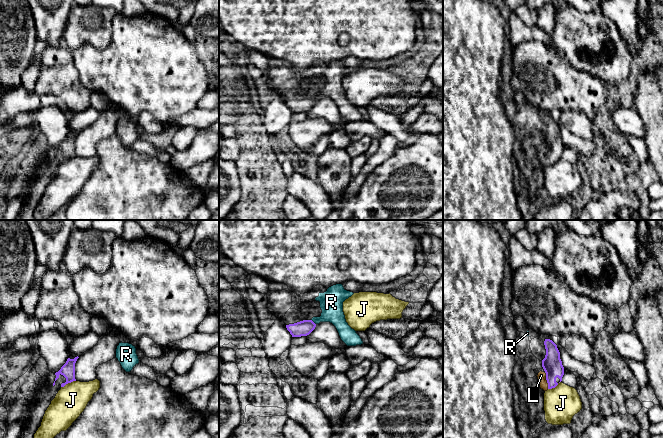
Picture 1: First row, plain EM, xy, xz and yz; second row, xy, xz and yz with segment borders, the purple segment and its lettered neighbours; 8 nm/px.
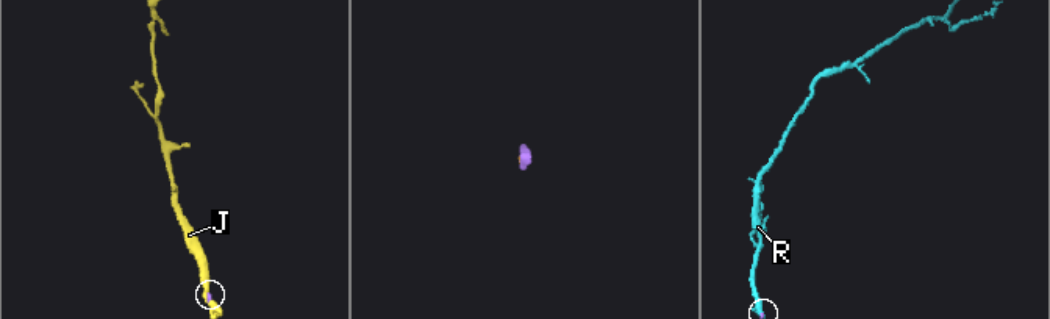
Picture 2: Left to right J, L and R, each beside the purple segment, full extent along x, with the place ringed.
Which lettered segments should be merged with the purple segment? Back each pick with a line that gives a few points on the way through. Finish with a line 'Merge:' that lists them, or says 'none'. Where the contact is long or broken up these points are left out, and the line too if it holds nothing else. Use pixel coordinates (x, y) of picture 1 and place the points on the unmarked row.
Merge: L, R

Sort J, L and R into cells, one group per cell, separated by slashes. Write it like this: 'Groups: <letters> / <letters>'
Groups: J / L R

